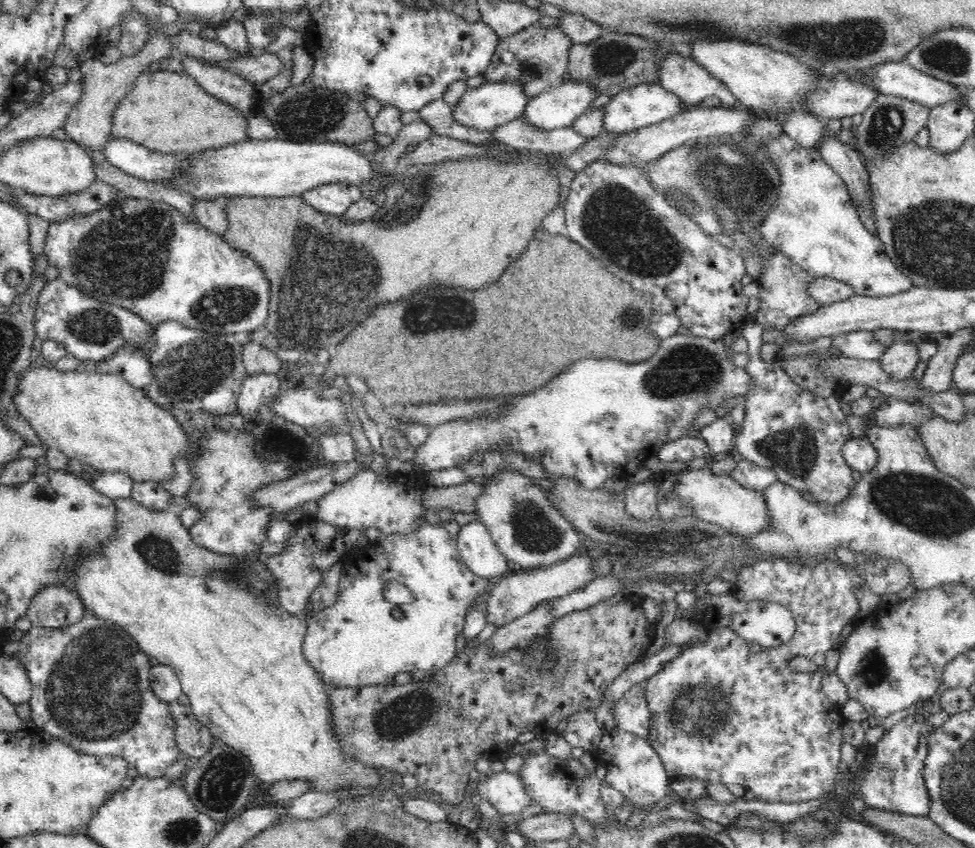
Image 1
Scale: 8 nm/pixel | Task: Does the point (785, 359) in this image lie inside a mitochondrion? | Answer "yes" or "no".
no

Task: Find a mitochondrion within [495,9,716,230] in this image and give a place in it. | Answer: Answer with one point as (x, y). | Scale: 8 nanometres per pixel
(611, 58)

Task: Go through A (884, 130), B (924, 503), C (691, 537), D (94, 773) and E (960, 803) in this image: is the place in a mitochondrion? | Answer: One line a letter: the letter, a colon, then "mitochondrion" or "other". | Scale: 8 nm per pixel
A: mitochondrion
B: mitochondrion
C: mitochondrion
D: other
E: mitochondrion

